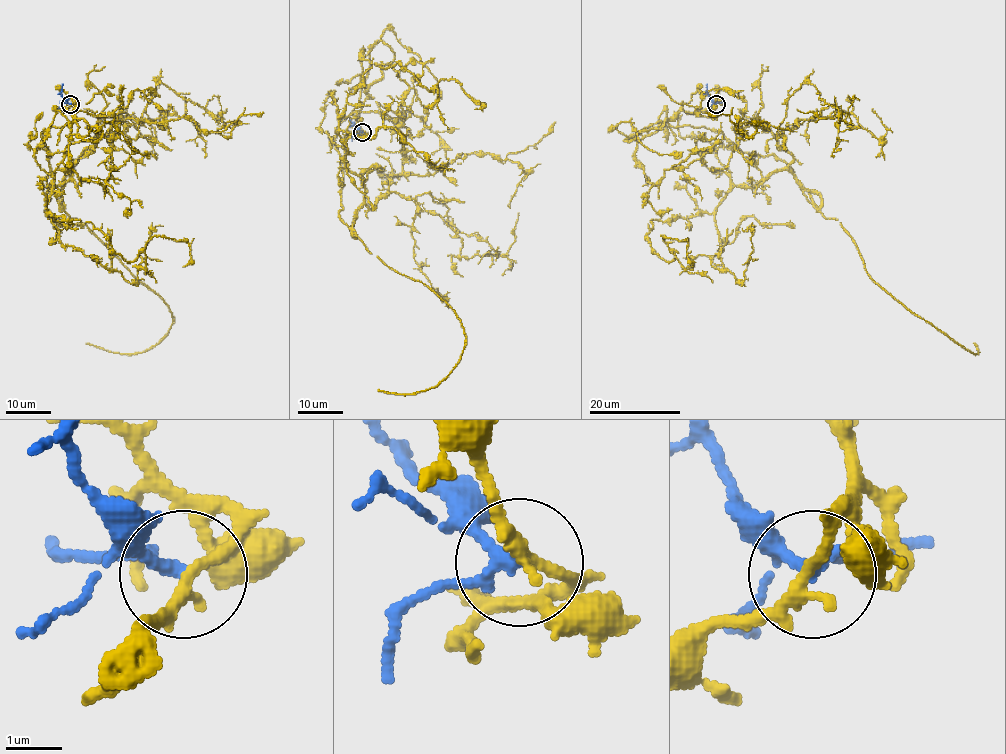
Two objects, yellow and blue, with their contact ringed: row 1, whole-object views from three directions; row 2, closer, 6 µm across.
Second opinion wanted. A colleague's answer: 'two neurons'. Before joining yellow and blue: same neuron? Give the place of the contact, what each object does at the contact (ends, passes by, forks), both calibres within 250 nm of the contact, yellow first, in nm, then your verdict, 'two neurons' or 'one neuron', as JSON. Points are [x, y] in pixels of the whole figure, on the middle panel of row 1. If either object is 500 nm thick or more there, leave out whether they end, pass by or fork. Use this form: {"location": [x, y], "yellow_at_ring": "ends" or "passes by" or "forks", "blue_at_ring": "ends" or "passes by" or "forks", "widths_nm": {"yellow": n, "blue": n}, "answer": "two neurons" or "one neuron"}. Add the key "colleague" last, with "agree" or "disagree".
{"location": [362, 132], "yellow_at_ring": "passes by", "blue_at_ring": "passes by", "widths_nm": {"yellow": 240, "blue": 200}, "answer": "two neurons", "colleague": "agree"}

